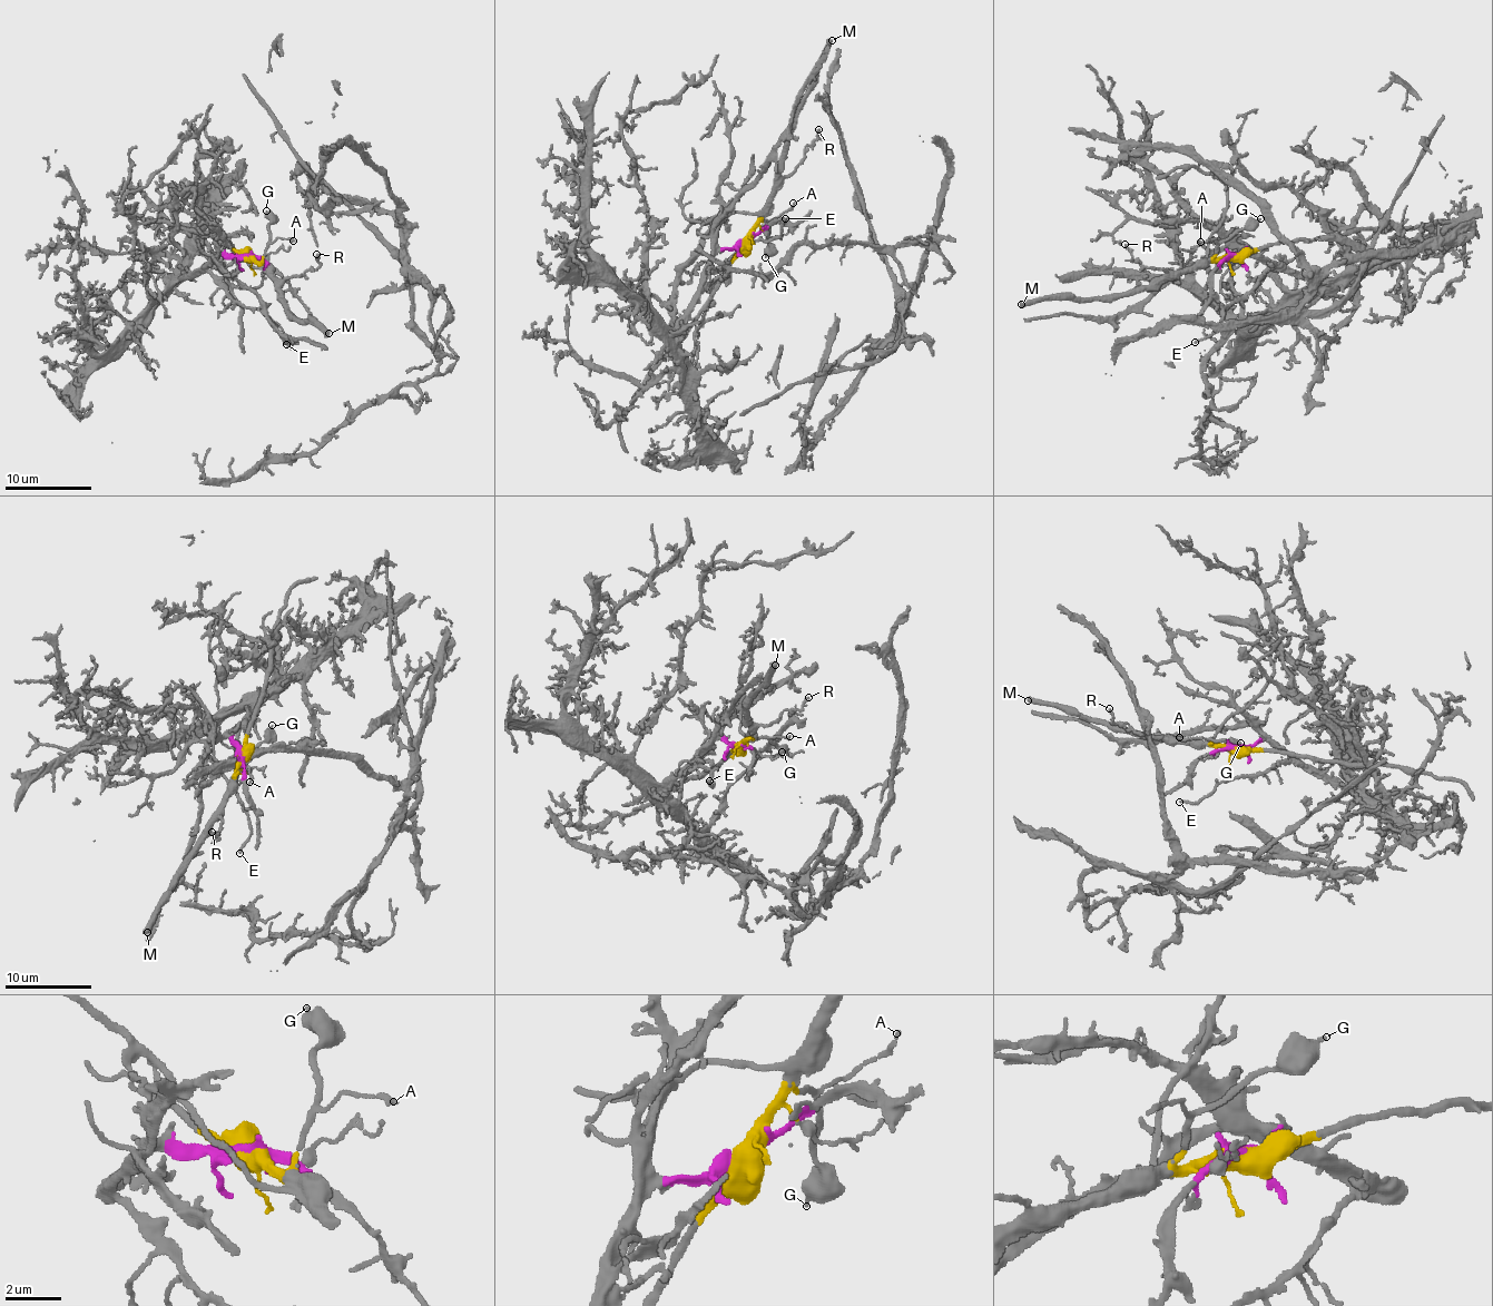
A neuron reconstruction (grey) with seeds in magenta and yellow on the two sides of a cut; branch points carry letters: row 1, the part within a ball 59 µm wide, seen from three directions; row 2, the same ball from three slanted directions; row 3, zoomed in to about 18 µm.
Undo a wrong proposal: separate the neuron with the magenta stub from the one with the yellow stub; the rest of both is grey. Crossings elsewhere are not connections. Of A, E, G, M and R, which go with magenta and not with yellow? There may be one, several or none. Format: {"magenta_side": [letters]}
{"magenta_side": ["E"]}

